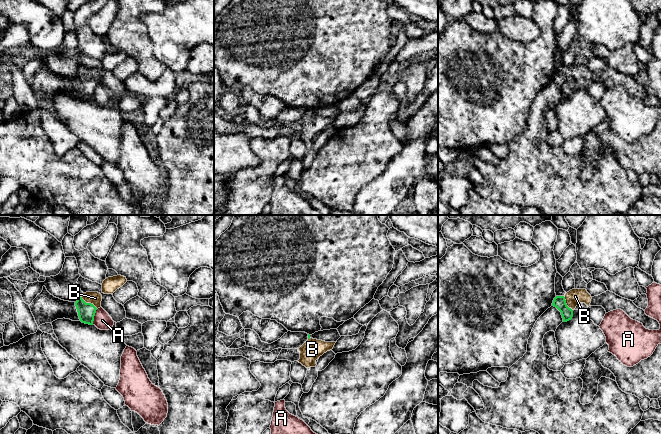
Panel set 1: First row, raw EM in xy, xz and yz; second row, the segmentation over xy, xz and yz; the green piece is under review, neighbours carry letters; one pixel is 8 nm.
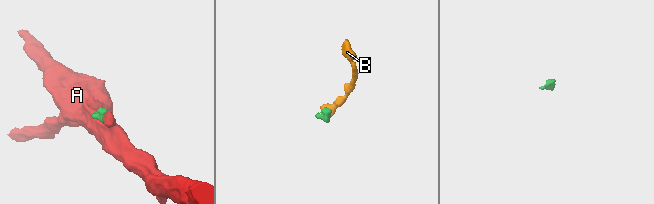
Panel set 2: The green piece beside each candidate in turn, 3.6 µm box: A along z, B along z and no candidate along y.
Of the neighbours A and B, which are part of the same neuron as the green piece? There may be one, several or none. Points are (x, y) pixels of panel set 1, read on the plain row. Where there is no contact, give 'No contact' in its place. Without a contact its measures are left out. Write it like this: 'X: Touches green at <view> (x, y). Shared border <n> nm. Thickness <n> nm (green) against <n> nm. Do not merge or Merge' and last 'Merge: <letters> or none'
A: Touches green at xy (93, 93). Shared border 130 nm. Thickness 140 nm (green) against 140 nm. Do not merge
B: Touches green at xy (89, 79). Shared border 170 nm. Thickness 140 nm (green) against 110 nm. Merge
Merge: B

